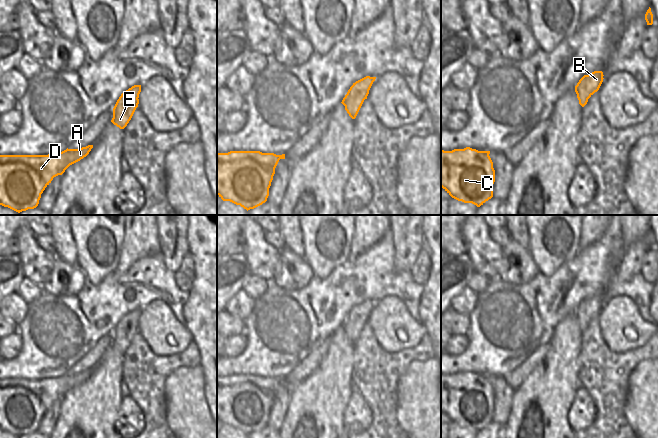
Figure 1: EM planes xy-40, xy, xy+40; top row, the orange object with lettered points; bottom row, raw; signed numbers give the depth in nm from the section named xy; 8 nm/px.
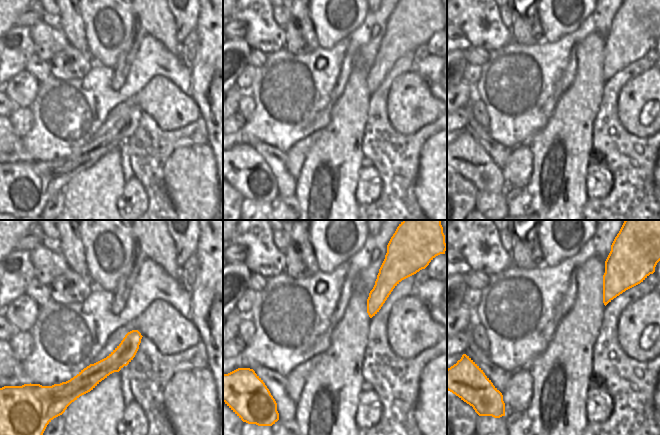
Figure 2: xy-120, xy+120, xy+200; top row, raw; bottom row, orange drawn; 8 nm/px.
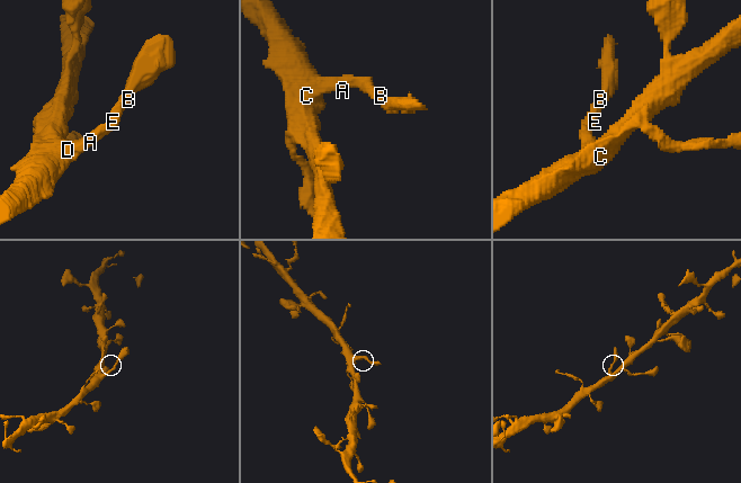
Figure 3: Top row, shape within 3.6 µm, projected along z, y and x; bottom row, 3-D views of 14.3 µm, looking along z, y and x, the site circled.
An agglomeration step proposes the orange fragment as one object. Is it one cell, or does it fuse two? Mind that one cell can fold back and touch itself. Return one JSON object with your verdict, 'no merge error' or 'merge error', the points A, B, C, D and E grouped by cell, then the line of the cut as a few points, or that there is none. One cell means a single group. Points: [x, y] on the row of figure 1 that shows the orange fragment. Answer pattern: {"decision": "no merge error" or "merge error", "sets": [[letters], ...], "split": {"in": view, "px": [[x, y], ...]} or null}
{"decision": "merge error", "sets": [["A", "C", "D", "E"], ["B"]], "split": {"in": "xy", "px": [[350, 88], [355, 88], [364, 99]]}}

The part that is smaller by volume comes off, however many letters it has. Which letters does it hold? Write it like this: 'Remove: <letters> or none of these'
Remove: B.

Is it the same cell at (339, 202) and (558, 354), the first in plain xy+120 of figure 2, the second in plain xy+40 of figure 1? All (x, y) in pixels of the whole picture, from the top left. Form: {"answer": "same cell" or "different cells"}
{"answer": "same cell"}

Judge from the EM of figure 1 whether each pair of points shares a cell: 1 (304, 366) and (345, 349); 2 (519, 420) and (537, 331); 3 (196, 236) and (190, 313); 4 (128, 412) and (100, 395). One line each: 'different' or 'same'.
1: different
2: different
3: same
4: different

